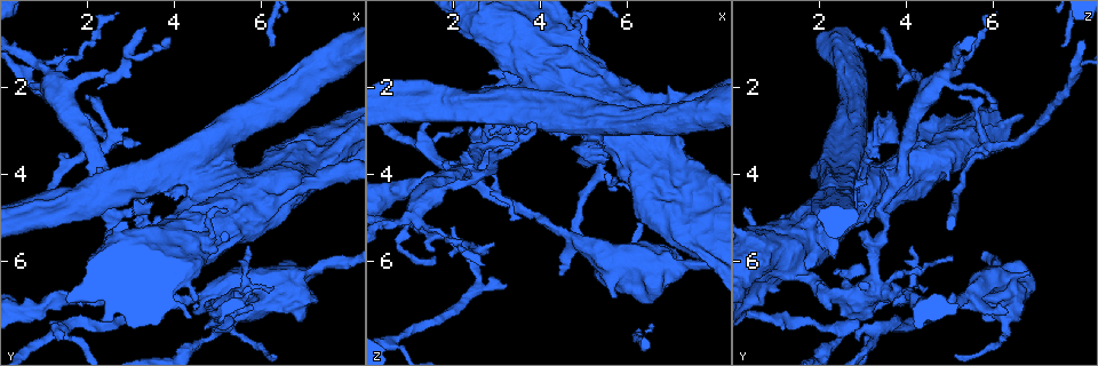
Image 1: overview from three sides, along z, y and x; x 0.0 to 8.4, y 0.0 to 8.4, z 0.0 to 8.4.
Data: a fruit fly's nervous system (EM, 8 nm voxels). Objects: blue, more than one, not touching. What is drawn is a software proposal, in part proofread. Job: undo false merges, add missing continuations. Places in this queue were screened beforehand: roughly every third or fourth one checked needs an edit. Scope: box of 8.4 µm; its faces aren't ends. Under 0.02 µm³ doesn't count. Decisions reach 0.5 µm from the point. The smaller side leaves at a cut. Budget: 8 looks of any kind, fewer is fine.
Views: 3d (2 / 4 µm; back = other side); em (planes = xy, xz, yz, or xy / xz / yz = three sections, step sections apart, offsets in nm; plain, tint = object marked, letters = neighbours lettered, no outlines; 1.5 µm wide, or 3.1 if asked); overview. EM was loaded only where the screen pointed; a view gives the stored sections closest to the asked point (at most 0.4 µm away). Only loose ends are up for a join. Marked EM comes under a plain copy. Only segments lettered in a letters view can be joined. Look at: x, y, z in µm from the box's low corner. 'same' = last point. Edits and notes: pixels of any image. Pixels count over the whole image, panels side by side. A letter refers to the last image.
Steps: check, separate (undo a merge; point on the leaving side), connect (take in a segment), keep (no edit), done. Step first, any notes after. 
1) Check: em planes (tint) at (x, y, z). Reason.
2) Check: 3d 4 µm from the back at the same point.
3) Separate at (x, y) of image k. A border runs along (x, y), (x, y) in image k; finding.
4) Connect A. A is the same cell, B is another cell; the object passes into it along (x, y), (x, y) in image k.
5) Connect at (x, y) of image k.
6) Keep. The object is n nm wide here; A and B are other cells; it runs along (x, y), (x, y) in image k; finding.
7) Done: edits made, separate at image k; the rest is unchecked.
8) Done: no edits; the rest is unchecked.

Check: 3d 2 µm at (4.85, 6.80, 5.55). Small branch off a trunk.

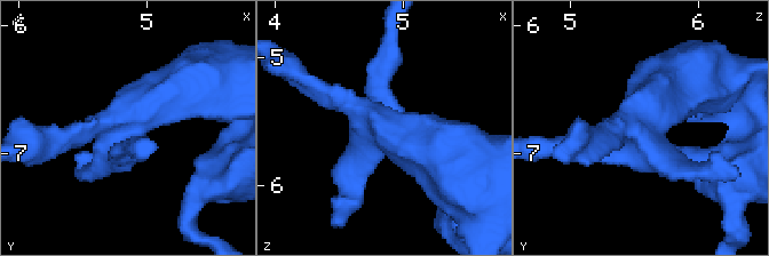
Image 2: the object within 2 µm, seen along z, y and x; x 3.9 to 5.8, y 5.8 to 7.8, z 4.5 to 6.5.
Check: em yz step 8 (tint) at (4.82, 6.80, 5.48). Need the tissue.

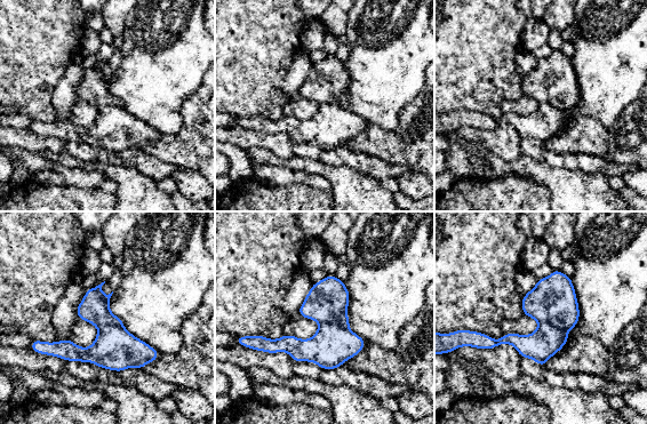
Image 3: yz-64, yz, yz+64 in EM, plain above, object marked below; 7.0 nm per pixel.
Check: em planes (letters) at the same point. Another direction.

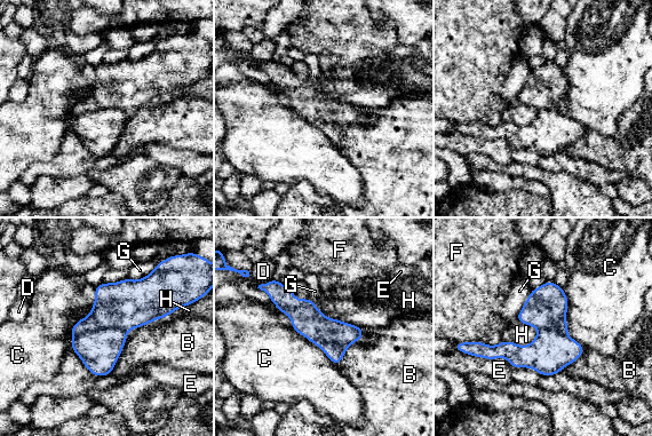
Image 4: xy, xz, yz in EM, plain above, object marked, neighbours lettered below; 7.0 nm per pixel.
Separate at (100, 350) of image 4. B, C, D, E, F, G and H are other cells; the part that leaves runs along (468, 345), (485, 351), (580, 351) in image 4; two cells meet here.

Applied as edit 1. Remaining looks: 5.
Check: overview. See it whole again.

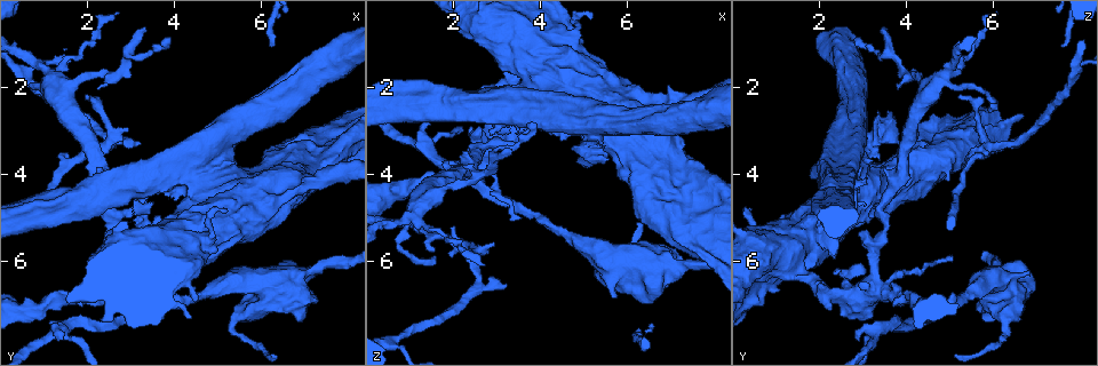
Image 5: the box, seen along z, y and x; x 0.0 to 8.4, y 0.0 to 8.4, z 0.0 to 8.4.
Check: em yz step 4 (letters) at (2.70, 5.35, 2.95). Free end.

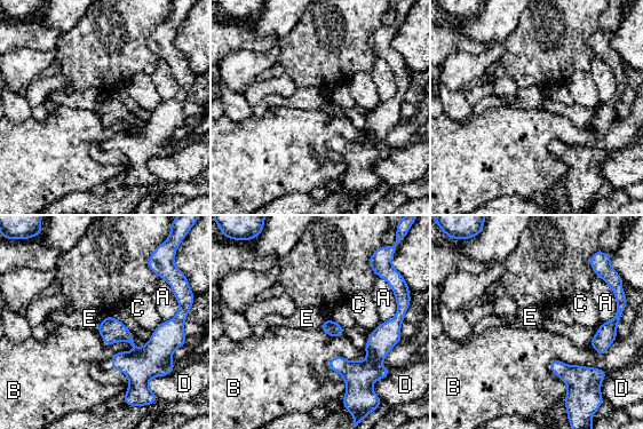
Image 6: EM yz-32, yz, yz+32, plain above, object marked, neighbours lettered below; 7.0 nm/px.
Keep. A, B, C, D and E are other cells; a border runs along (96, 330), (105, 344), (133, 351) in image 6; no lettered segment goes on from it.

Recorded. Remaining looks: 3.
Check: 3d 2 µm at (3.35, 0.65, 3.55).

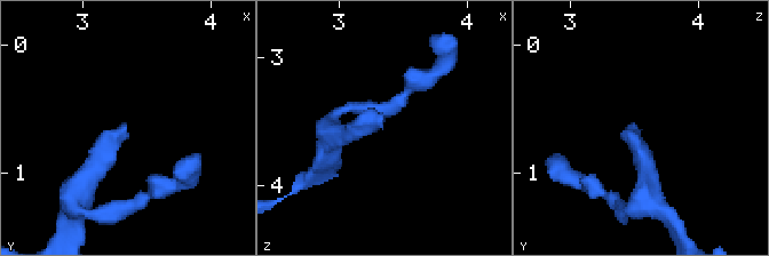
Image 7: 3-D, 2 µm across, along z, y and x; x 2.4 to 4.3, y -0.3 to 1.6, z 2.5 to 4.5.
Check: em planes (letters) at (3.34, 0.64, 3.54). Need the tissue.

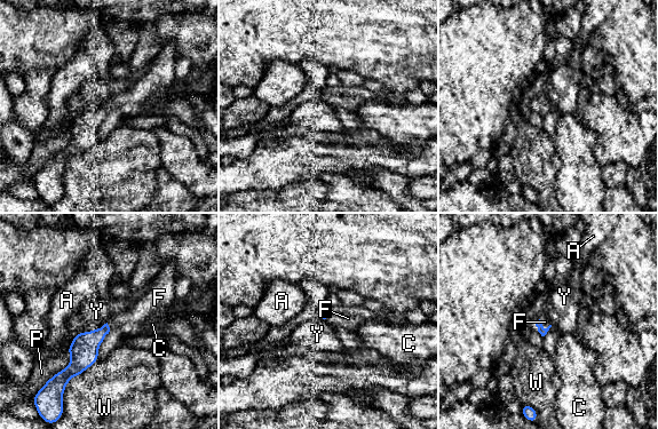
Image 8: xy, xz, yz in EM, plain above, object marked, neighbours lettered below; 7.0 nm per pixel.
Connect F. F is the same cell, A, C, P, W and Y are other cells; the cell continues.

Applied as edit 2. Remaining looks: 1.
Done: edits made, separate at image 4, connect at image 8; the rest is unchecked.

